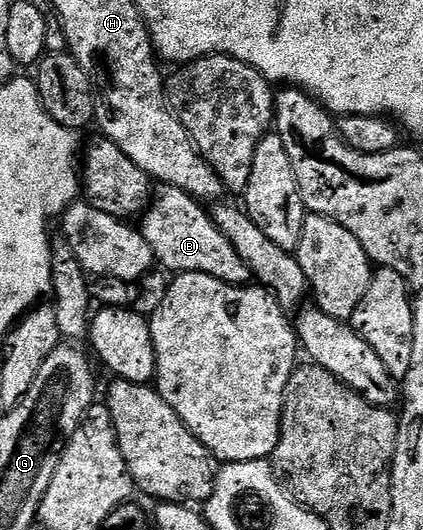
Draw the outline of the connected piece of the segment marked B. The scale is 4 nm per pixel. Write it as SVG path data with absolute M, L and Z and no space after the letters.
M162 186L160 190L161 196L148 204L139 219L139 230L147 245L151 245L154 260L169 273L194 271L207 273L225 283L248 284L251 276L243 257L239 257L235 245L223 237L212 214L204 211L201 208L204 206L183 189Z

